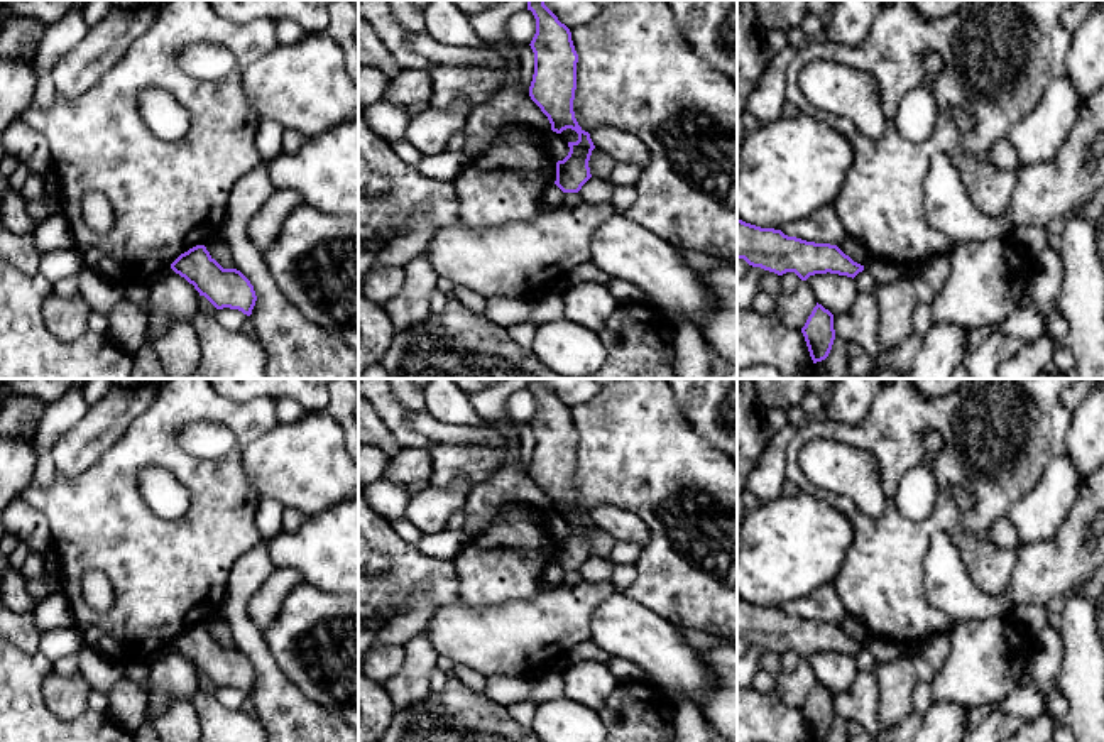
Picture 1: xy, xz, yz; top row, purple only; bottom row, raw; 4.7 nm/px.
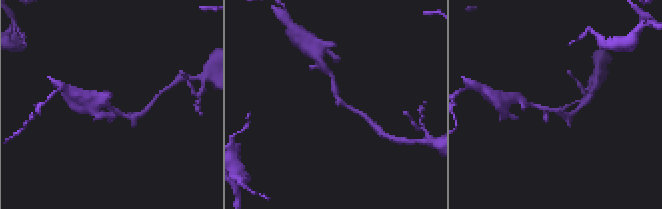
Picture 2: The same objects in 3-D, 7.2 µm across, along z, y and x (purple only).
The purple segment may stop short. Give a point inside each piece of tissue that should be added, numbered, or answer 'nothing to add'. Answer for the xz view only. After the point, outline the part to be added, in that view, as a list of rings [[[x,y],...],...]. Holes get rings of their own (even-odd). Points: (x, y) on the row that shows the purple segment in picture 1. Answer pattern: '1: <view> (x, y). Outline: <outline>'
nothing to add

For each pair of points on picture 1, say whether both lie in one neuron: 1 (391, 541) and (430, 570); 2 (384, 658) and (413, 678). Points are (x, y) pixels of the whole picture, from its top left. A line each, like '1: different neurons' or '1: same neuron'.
1: same neuron
2: different neurons

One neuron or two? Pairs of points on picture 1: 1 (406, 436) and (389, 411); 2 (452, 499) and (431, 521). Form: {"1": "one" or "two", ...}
{"1": "one", "2": "one"}

